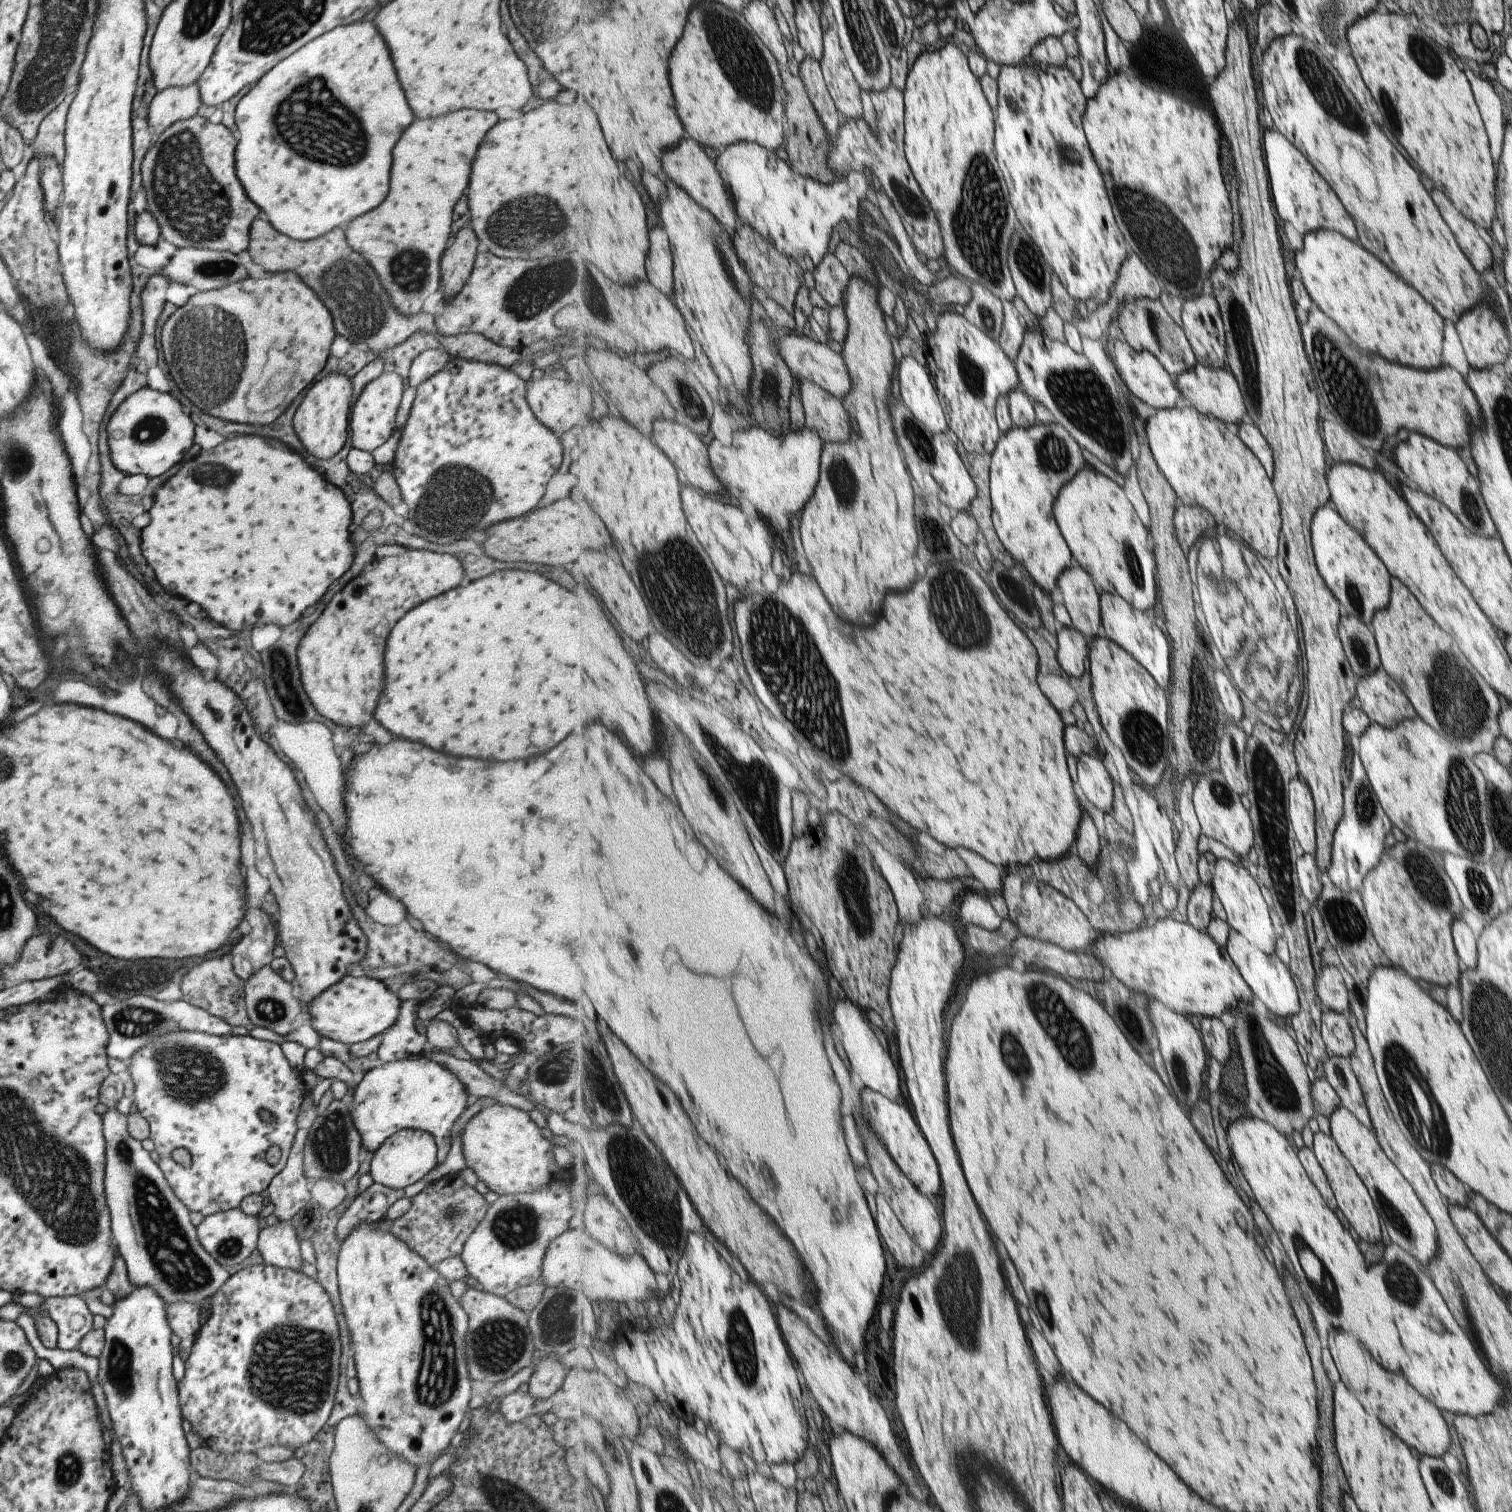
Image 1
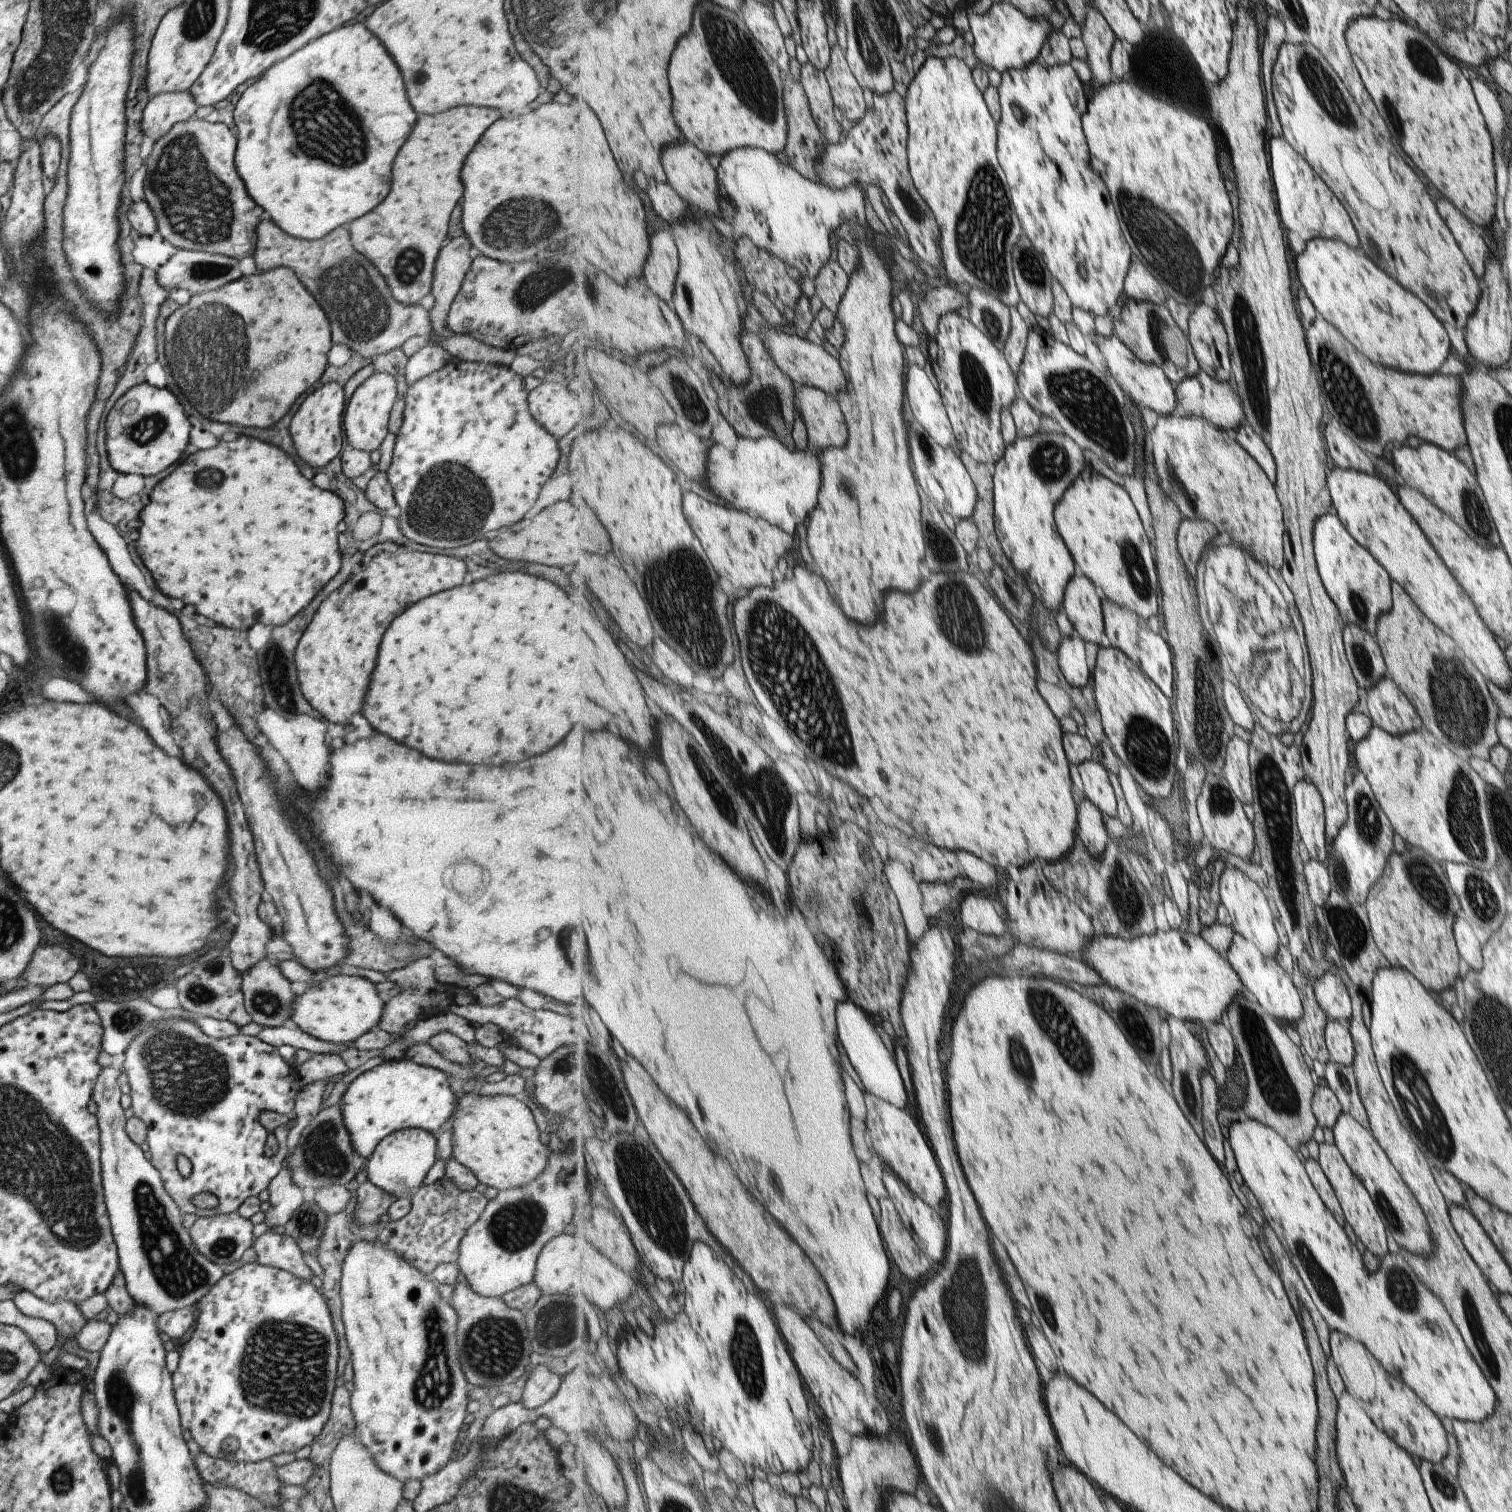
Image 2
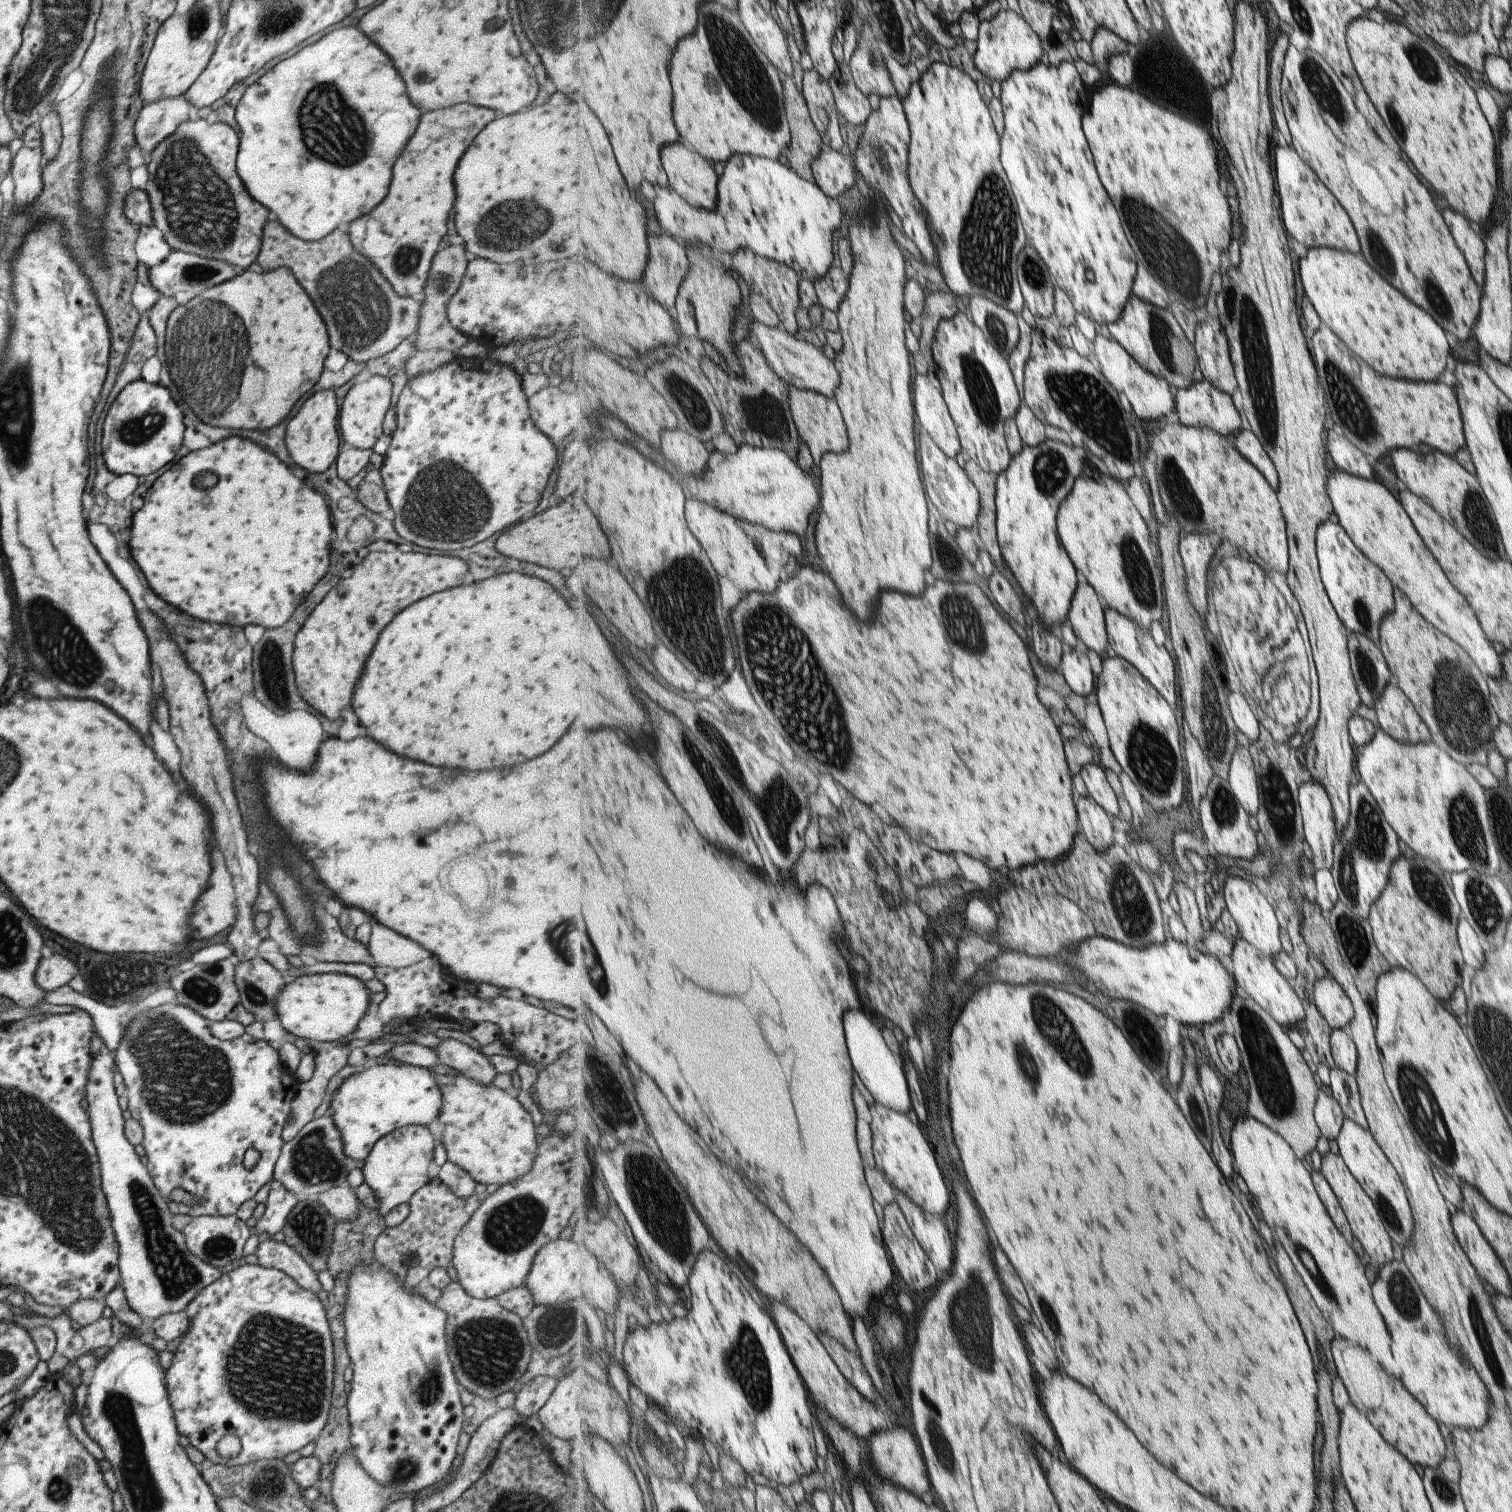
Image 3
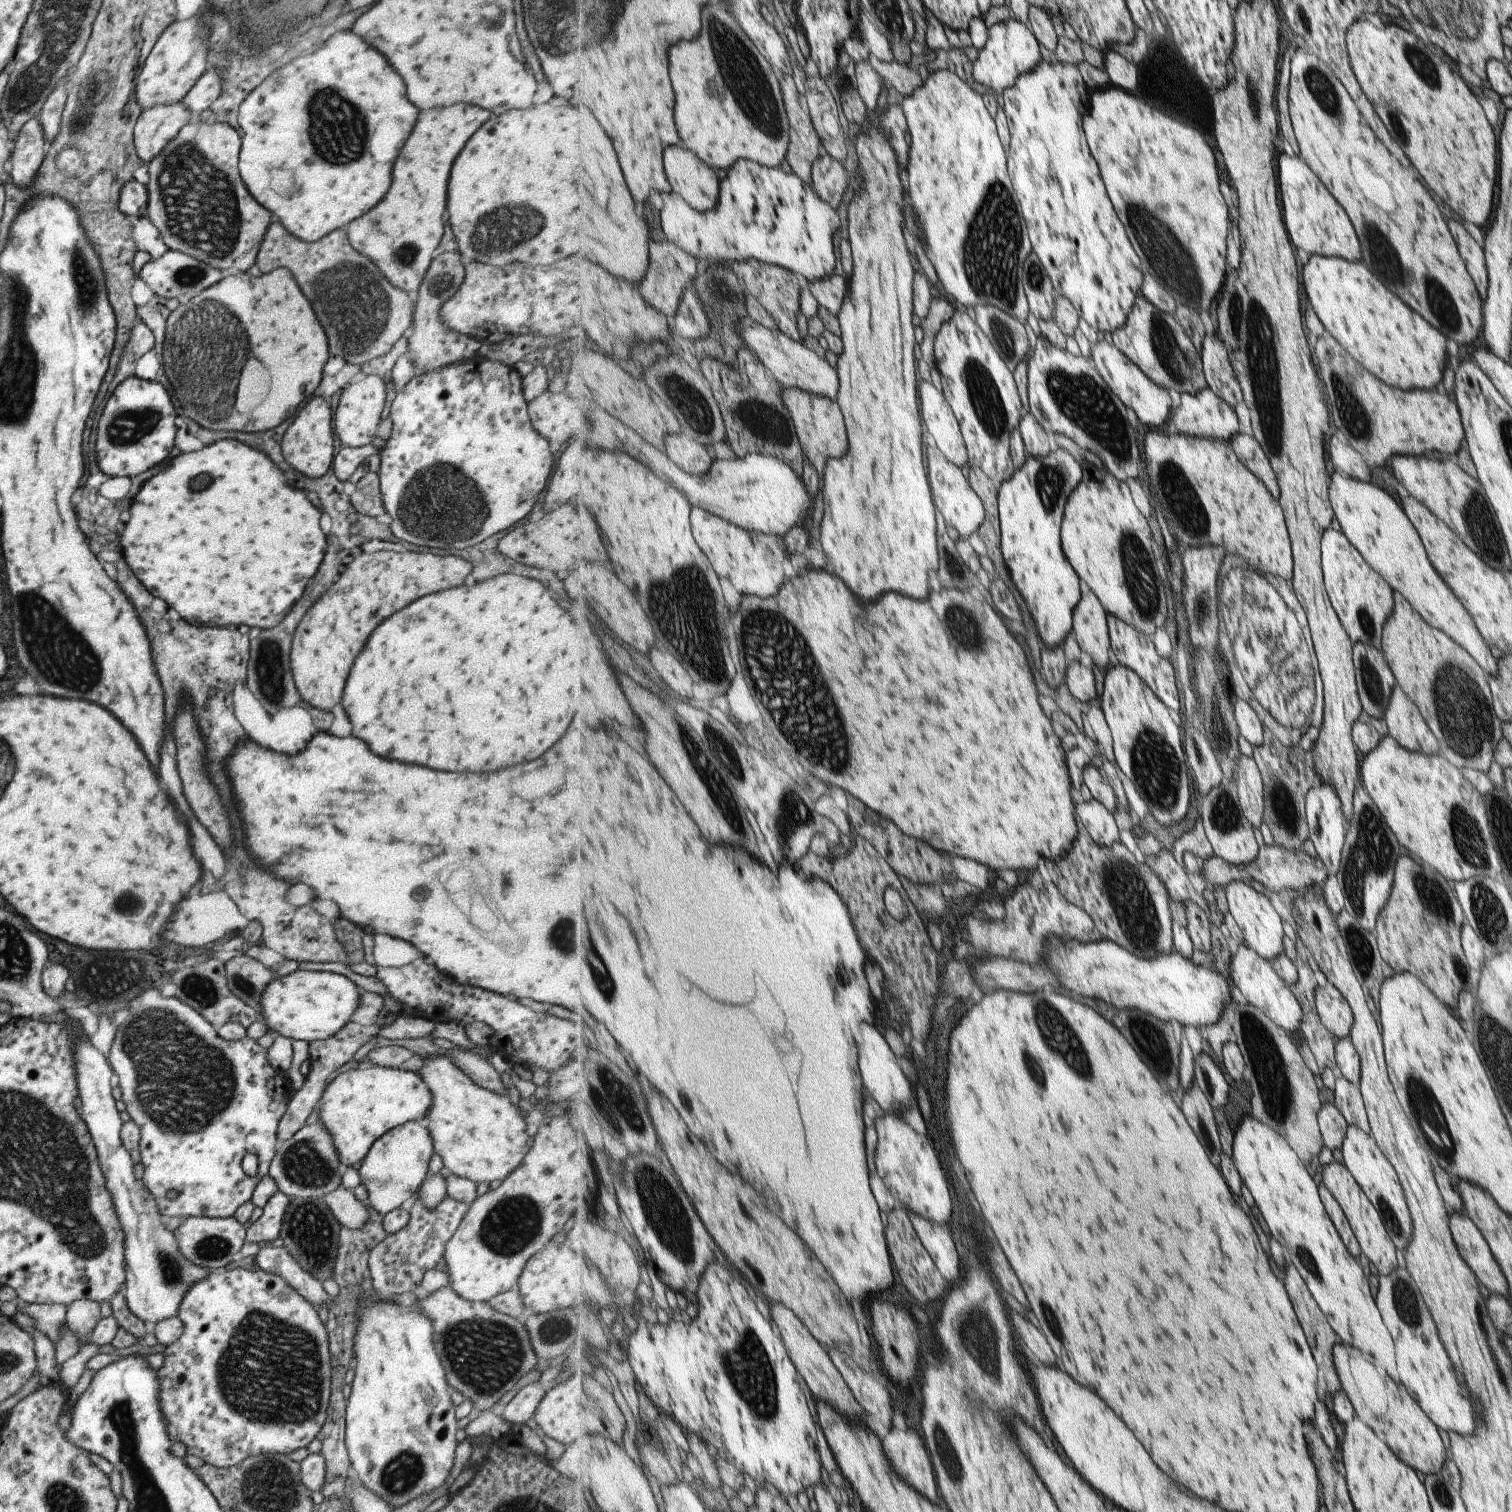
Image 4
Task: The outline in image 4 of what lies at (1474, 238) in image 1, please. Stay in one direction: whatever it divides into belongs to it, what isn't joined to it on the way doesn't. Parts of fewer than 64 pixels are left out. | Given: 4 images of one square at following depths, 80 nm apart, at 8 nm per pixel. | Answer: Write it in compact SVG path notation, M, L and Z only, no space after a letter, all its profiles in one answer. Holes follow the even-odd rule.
M1455 218L1449 223L1451 224L1451 236L1455 240L1455 246L1465 262L1465 268L1473 281L1477 294L1482 302L1485 300L1488 278L1486 277L1486 264L1484 254L1475 240L1463 230L1461 224L1455 222Z

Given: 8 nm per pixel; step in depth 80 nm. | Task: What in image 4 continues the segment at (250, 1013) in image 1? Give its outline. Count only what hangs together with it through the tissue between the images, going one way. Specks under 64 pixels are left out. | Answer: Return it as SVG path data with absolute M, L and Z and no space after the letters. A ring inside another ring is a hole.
M246 956L233 957L223 963L229 990L247 1006L259 1010L259 995L273 979L271 972L257 960Z

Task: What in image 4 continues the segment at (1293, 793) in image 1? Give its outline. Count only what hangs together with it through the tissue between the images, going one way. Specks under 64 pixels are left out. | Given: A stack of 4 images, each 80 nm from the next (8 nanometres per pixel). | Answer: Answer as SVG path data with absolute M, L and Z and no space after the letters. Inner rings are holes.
M1321 784L1320 788L1311 787L1304 796L1304 811L1308 826L1308 838L1314 846L1316 856L1323 862L1323 866L1325 866L1329 875L1337 874L1339 854L1341 854L1347 830L1347 820L1344 819L1336 790L1327 784Z

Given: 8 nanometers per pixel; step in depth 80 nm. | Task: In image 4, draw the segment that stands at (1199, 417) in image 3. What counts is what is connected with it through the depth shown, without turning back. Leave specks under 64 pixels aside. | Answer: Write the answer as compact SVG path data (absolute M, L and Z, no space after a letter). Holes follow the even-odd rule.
M1208 386L1197 394L1181 393L1181 406L1173 411L1174 425L1179 434L1202 439L1221 439L1231 441L1239 434L1239 420L1233 407L1221 400Z

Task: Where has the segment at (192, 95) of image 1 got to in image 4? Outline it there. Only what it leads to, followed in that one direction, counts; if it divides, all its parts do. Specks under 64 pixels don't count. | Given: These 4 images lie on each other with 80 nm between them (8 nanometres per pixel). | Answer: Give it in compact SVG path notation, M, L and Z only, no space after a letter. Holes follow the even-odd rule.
M180 102L154 106L141 112L132 130L132 139L135 154L143 163L155 158L175 138L179 128L187 123L189 112Z

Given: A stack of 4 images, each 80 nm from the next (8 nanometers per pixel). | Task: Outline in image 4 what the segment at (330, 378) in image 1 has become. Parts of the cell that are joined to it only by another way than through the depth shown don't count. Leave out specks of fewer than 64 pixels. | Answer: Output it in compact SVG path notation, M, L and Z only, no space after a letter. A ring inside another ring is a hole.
M311 397L306 401L307 403L297 412L293 422L282 434L280 451L284 461L293 470L303 473L310 479L316 479L329 470L333 460L331 412L329 412L329 399Z

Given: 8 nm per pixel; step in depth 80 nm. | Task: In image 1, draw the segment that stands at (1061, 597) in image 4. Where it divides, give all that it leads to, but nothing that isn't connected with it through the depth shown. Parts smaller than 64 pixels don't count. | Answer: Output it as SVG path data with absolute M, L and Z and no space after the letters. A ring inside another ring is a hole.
M1058 421L1051 424L1040 424L1036 423L1033 425L1029 425L1028 428L1011 428L1007 434L1002 434L1001 440L997 442L997 448L995 448L995 452L990 456L991 460L991 469L990 469L990 490L991 490L991 498L993 504L993 513L992 520L996 529L996 532L1001 538L1001 542L1009 552L1013 554L1013 559L1020 564L1023 564L1027 570L1029 570L1029 574L1033 578L1034 582L1039 582L1039 586L1045 590L1045 592L1053 592L1055 588L1058 587L1059 576L1063 575L1063 572L1073 564L1073 554L1070 550L1070 546L1066 542L1066 538L1063 537L1062 530L1058 526L1058 521L1055 518L1054 514L1054 505L1058 501L1059 492L1062 492L1063 486L1067 484L1067 482L1071 482L1071 480L1075 479L1075 476L1079 475L1079 472L1082 471L1083 468L1087 467L1087 462L1085 462L1085 456L1083 456L1083 448L1079 445L1079 442L1075 440L1075 438L1071 435L1071 432L1060 424Z

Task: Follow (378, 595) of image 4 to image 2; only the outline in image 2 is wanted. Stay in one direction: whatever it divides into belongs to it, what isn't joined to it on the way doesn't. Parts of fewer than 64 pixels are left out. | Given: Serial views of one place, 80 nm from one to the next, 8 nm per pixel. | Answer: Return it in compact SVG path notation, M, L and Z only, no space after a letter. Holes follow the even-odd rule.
M398 546L393 554L381 552L373 556L367 565L362 567L363 570L359 574L350 576L333 592L330 592L323 602L319 603L309 624L303 629L293 653L297 682L303 698L313 710L317 710L322 718L333 724L337 722L343 724L349 720L351 714L361 710L361 702L369 682L369 674L373 670L377 646L383 632L391 624L391 620L417 600L431 596L439 590L444 591L461 585L466 572L466 564L458 558L425 554L402 546Z

